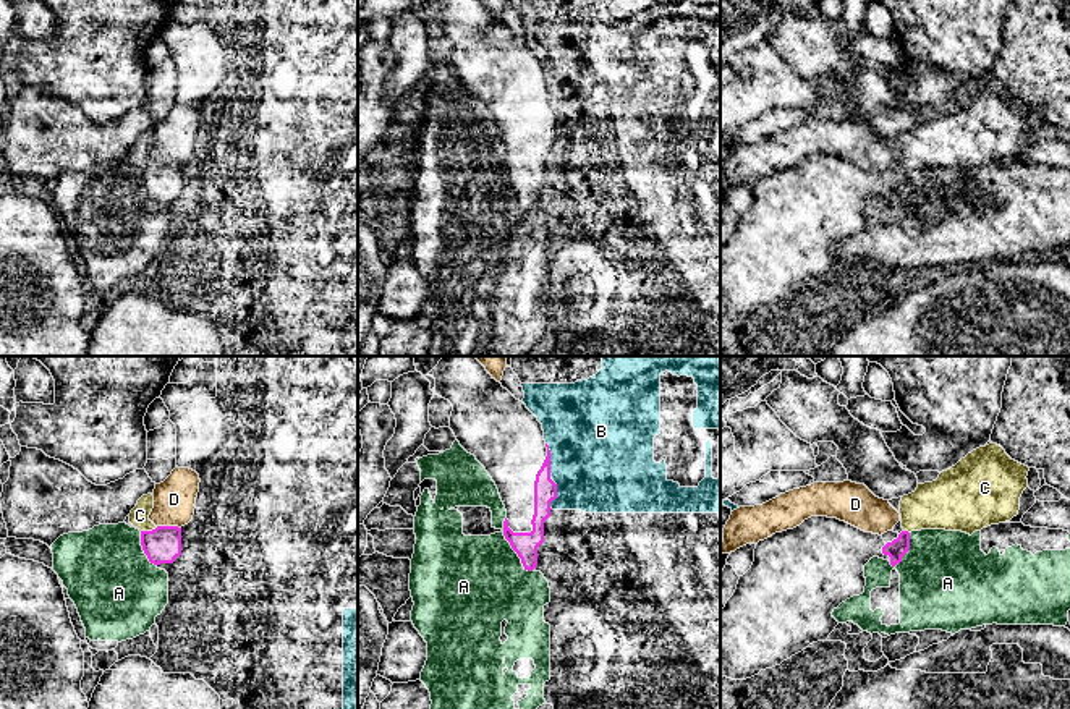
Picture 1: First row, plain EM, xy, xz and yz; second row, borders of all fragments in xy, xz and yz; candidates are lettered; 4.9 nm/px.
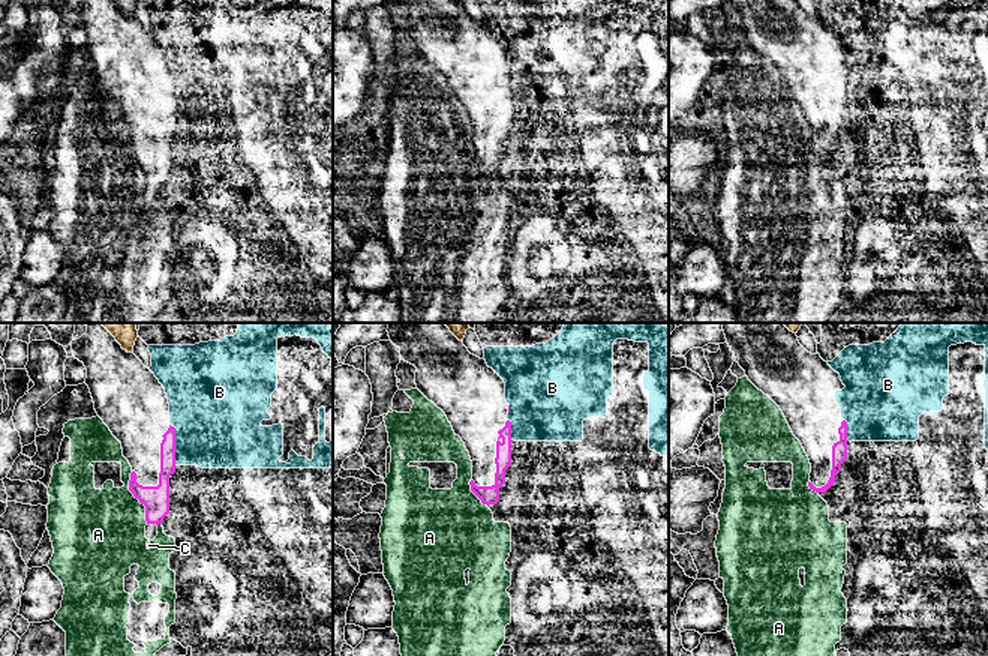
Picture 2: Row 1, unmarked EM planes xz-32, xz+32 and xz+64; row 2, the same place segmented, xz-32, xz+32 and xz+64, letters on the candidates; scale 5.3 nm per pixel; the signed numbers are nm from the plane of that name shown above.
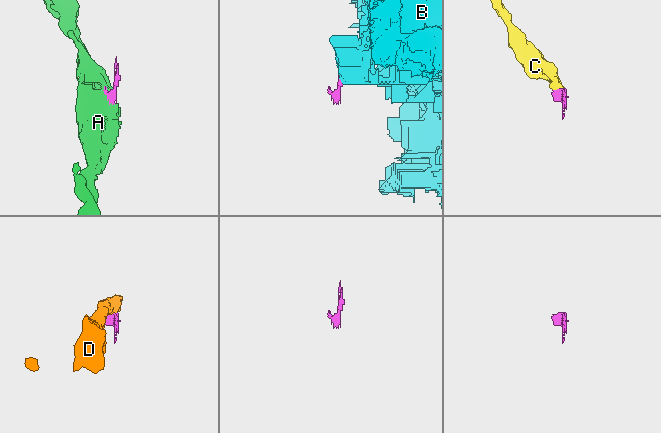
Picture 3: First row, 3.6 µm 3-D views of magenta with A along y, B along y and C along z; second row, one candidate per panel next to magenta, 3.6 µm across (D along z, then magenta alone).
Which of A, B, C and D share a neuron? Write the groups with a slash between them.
A / B / C / D

